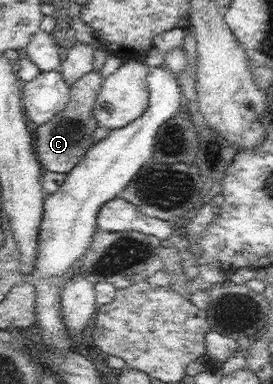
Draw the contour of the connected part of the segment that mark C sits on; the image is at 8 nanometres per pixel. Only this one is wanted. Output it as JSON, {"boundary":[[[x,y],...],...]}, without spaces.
{"boundary":[[[98,70],[90,71],[84,75],[71,87],[70,97],[65,108],[56,113],[50,121],[37,127],[37,131],[33,135],[34,153],[41,166],[50,171],[68,173],[94,145],[92,135],[99,123],[95,118],[93,107],[104,81],[105,79],[100,76]]]}

